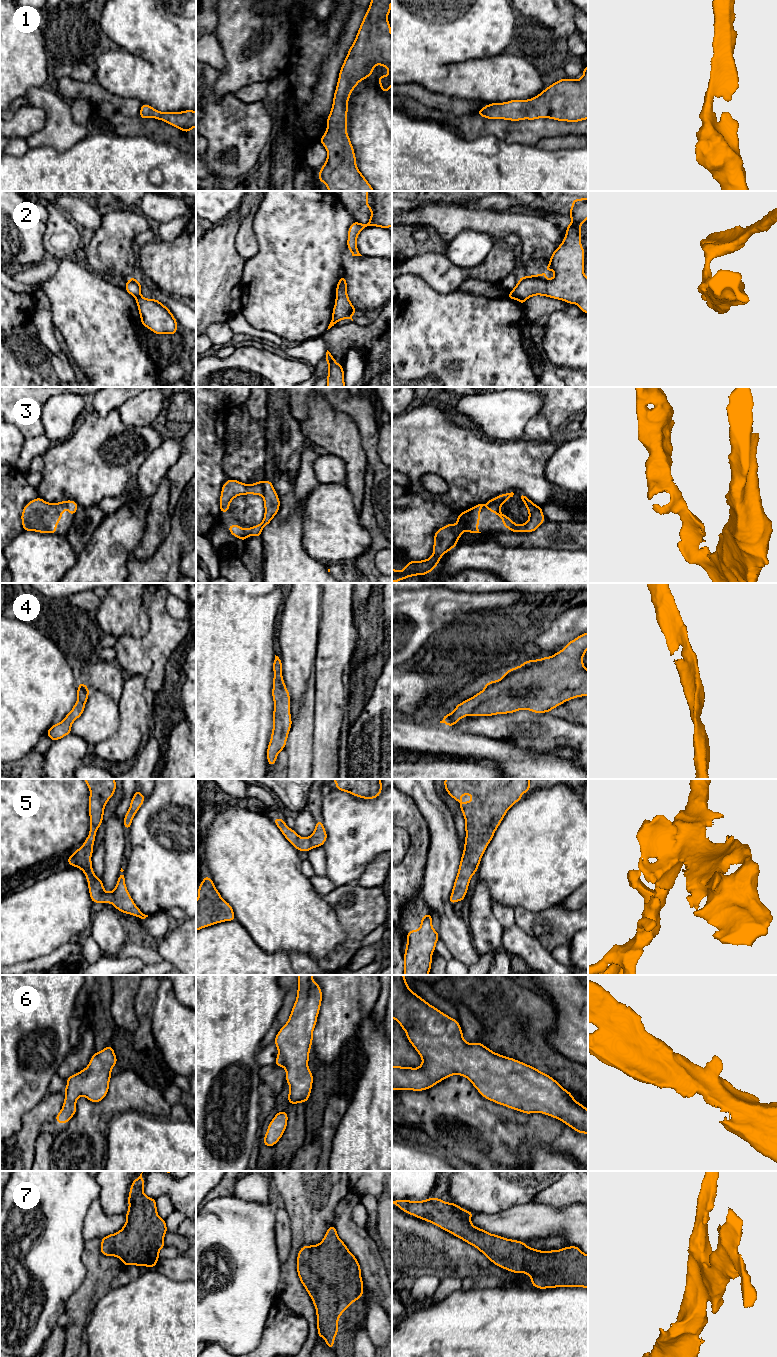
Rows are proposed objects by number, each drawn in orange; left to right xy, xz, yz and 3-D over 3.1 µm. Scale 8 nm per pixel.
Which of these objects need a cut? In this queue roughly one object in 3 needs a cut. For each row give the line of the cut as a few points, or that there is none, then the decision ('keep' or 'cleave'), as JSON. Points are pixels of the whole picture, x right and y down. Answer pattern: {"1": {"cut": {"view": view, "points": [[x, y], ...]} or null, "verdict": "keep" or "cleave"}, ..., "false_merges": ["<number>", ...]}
{"1": {"cut": null, "verdict": "keep"}, "2": {"cut": {"view": "yz", "points": [[509, 293], [524, 301]]}, "verdict": "cleave"}, "3": {"cut": null, "verdict": "keep"}, "4": {"cut": null, "verdict": "keep"}, "5": {"cut": null, "verdict": "keep"}, "6": {"cut": null, "verdict": "keep"}, "7": {"cut": null, "verdict": "keep"}, "false_merges": ["2"]}

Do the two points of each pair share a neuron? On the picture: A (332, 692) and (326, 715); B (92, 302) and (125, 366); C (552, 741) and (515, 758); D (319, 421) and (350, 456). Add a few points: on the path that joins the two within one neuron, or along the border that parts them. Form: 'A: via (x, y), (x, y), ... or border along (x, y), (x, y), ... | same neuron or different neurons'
A: via (331, 698), (330, 709) | same neuron
B: via (96, 318), (100, 324), (101, 335), (114, 350) | same neuron
C: border along (509, 742), (536, 753), (554, 753) | different neurons
D: via (328, 430), (345, 447) | same neuron

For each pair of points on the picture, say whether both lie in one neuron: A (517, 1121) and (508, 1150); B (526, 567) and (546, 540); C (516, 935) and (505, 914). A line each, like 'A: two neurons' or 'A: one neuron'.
A: one neuron
B: two neurons
C: two neurons

